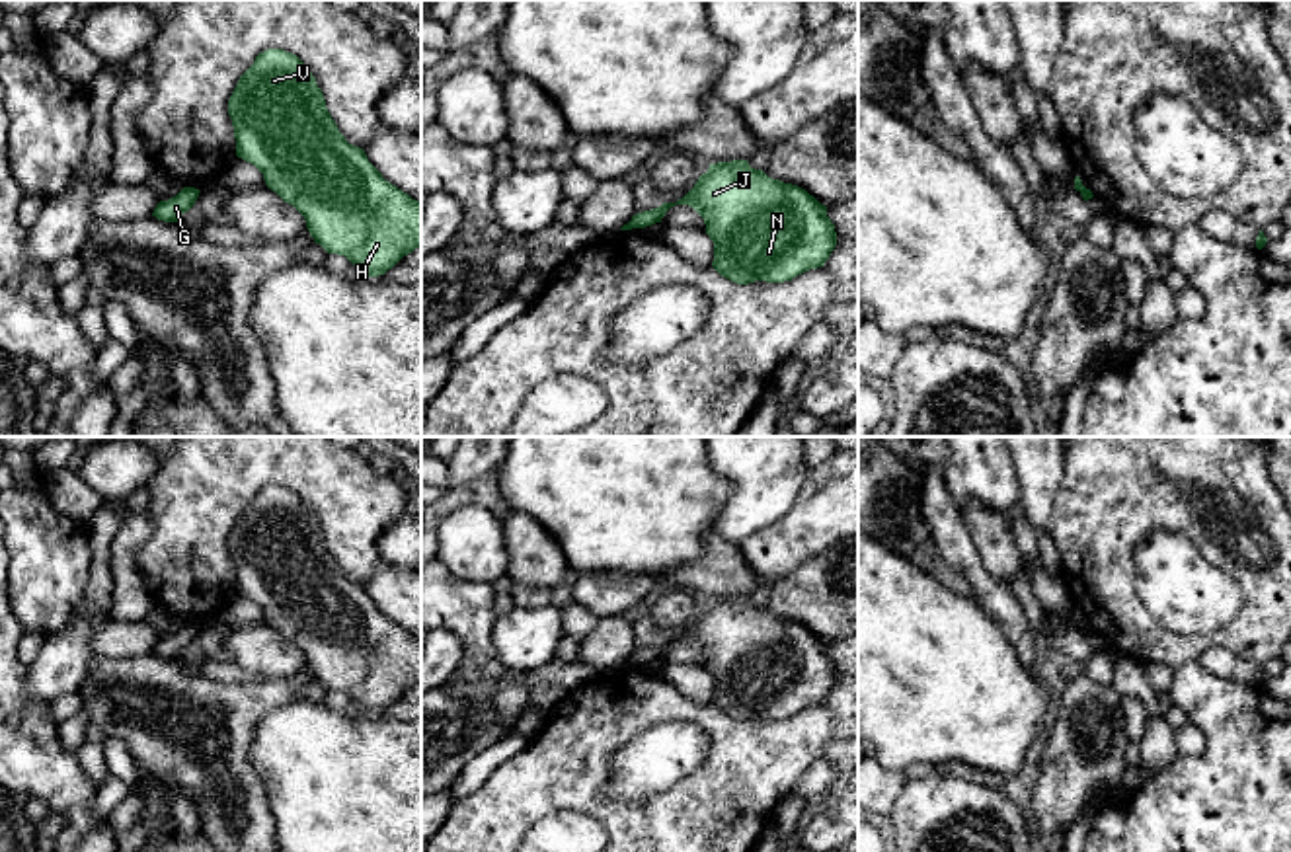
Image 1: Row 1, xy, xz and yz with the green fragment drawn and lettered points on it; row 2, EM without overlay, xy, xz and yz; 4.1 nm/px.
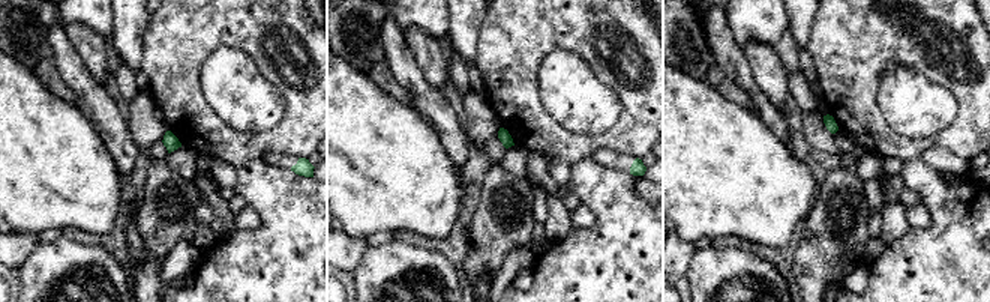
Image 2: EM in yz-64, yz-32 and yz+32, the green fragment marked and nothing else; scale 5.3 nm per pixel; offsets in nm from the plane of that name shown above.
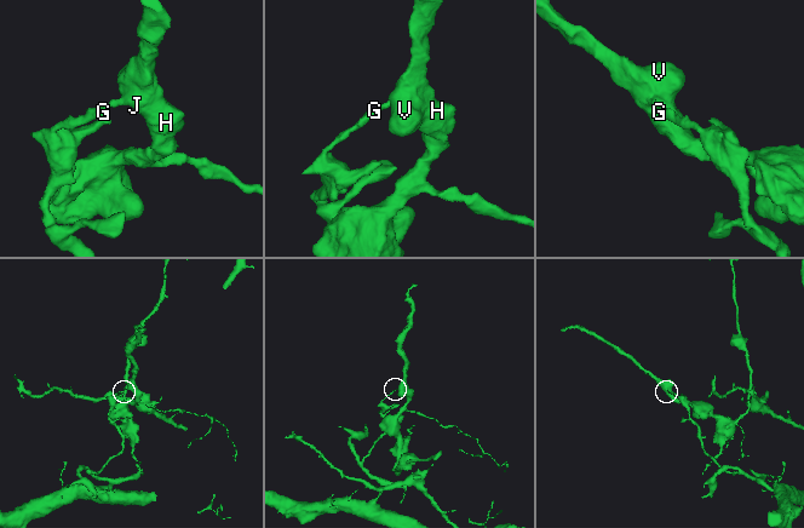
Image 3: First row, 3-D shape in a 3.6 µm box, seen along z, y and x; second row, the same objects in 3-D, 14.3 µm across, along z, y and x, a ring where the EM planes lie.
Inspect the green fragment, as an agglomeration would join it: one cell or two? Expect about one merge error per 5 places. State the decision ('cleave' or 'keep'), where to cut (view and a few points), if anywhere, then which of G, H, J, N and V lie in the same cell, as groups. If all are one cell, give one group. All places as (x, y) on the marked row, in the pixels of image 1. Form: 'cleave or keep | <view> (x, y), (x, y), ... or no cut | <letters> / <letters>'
cleave | xz (630, 221), (634, 227) | G / H J N V

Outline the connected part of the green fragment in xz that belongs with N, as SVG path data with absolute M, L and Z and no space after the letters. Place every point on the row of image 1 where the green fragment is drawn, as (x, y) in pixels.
M747 160L710 164L683 199L638 213L630 222L651 226L675 205L688 205L704 218L714 242L712 267L737 285L792 281L823 267L837 246L825 205Z

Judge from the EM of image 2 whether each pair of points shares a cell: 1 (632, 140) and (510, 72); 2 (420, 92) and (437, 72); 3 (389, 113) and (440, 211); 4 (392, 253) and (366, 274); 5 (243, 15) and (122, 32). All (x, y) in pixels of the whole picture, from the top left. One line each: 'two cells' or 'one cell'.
1: one cell
2: two cells
3: one cell
4: one cell
5: two cells

